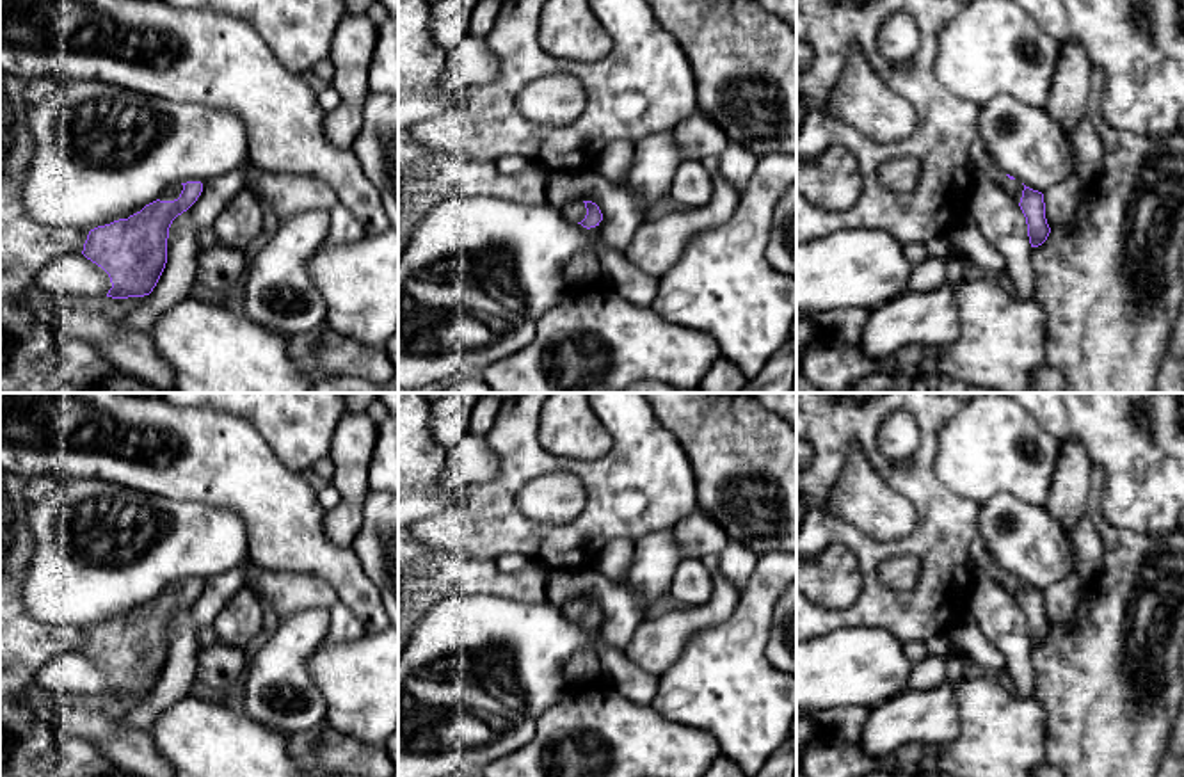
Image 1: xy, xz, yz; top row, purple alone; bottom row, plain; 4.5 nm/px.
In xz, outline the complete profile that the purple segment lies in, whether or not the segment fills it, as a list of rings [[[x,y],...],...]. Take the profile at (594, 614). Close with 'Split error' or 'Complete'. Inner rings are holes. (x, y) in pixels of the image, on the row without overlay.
[[[572,597],[562,606],[562,612],[565,617],[581,622],[587,628],[601,624],[603,621],[603,612],[592,599]]]. Split error

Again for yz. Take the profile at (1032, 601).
[[[981,535],[972,541],[969,558],[976,576],[990,576],[1013,594],[1026,615],[1031,645],[1042,644],[1051,631],[1045,617],[1044,592],[1026,585],[1010,573],[1004,573],[992,558]]]. Split error

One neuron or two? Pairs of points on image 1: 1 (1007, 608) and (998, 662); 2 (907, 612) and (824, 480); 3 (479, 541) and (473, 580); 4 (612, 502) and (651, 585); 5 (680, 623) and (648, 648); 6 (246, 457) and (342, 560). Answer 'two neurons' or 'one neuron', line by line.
1: two neurons
2: one neuron
3: two neurons
4: two neurons
5: one neuron
6: one neuron

